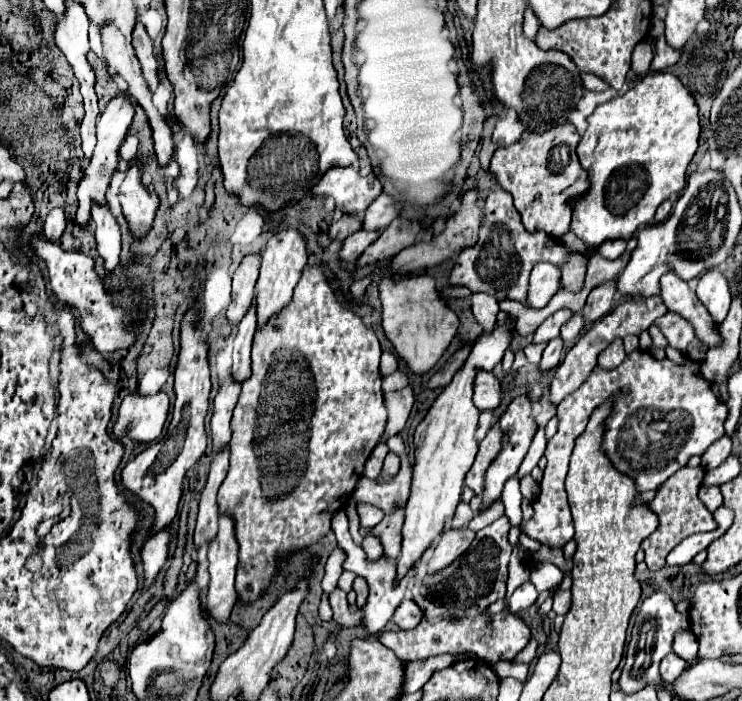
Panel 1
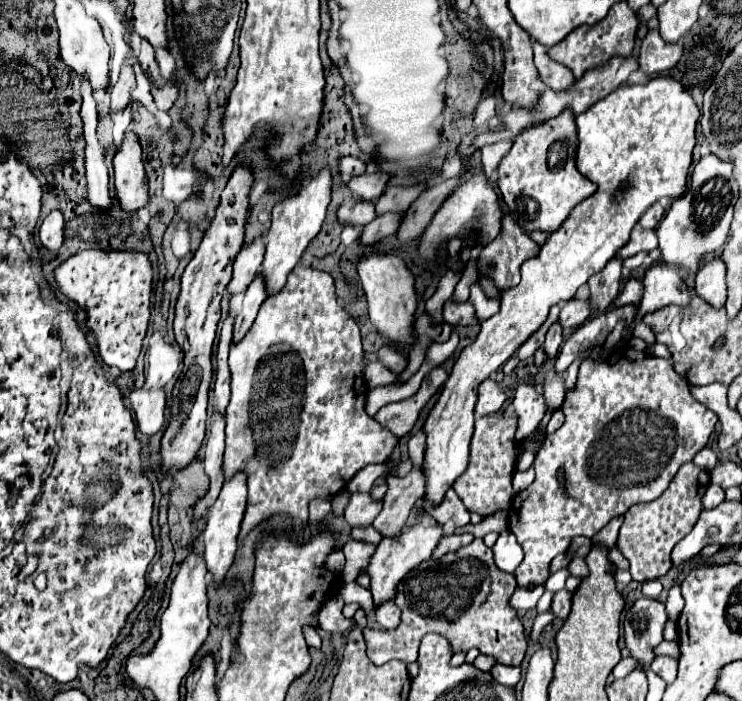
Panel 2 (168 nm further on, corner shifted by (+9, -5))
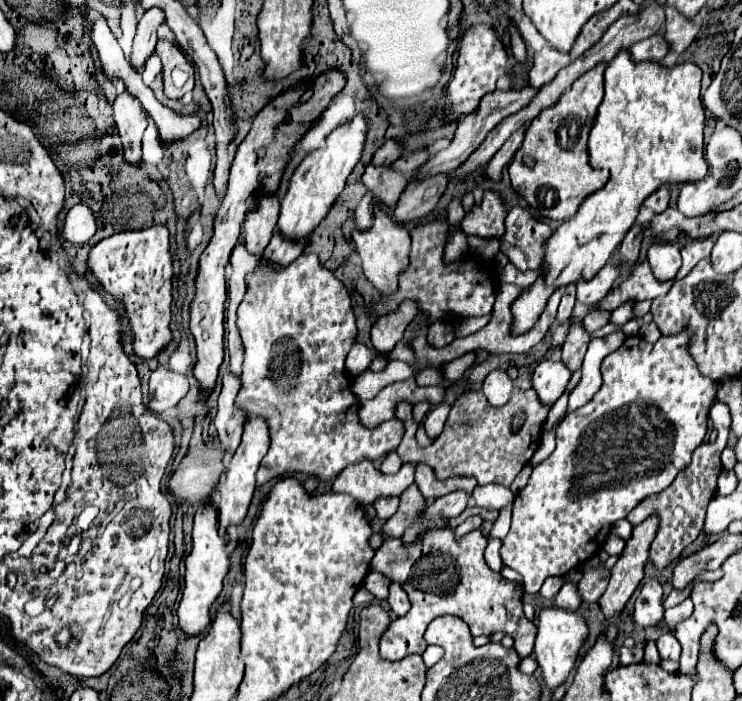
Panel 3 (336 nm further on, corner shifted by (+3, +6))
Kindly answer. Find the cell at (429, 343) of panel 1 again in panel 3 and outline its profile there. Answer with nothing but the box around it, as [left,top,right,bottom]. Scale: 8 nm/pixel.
[352,204,410,294]

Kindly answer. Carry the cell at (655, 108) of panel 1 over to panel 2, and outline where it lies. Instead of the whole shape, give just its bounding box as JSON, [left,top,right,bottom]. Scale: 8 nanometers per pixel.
[422,77,700,505]

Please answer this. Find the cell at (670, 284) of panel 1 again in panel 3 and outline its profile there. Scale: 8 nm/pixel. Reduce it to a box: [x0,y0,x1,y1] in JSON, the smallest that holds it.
[648,244,680,280]

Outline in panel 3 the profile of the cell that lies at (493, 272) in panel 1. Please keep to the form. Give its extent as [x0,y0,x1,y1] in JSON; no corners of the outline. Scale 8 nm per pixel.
[500,206,552,270]

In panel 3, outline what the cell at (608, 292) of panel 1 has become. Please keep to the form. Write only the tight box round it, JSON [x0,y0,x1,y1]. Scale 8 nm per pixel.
[618,224,642,266]

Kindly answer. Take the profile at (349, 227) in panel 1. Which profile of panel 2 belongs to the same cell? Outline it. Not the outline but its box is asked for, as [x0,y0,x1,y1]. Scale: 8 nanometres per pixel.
[338,199,376,227]

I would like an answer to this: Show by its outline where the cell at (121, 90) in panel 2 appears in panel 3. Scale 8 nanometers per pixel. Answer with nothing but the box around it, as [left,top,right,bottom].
[132,8,164,68]

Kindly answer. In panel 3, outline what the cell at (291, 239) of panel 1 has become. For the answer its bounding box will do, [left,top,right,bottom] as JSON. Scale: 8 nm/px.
[278,114,368,242]

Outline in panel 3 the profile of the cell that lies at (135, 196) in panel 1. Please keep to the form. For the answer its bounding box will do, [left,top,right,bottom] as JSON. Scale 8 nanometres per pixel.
[114,92,148,166]

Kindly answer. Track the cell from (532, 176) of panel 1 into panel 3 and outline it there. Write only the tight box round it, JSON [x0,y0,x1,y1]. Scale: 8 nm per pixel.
[510,64,608,220]

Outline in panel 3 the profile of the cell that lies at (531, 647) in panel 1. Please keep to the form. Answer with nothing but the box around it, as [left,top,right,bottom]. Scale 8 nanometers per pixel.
[554,582,582,610]

